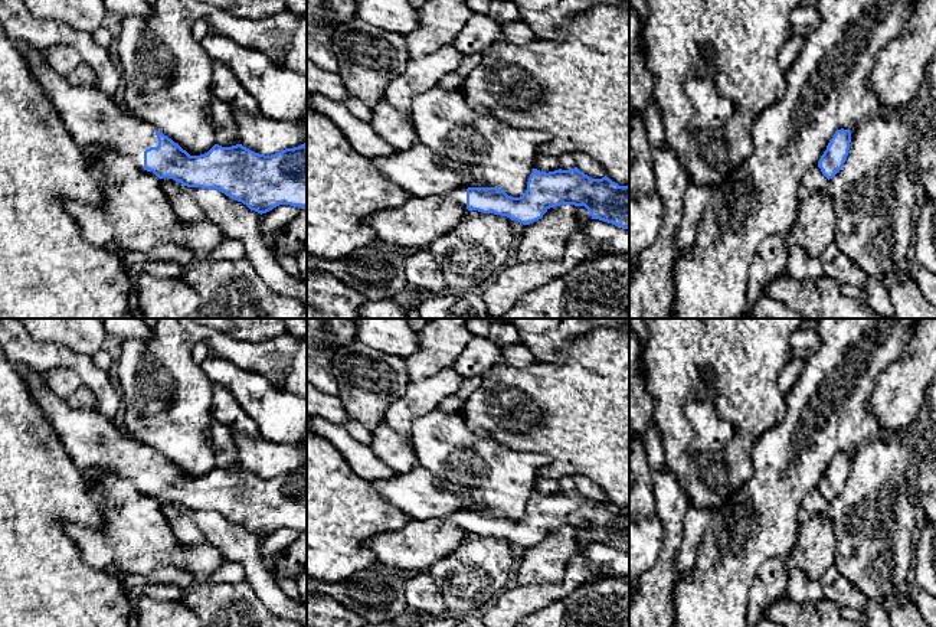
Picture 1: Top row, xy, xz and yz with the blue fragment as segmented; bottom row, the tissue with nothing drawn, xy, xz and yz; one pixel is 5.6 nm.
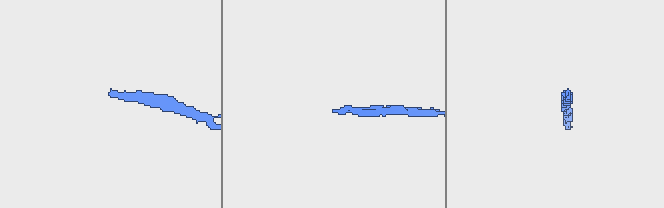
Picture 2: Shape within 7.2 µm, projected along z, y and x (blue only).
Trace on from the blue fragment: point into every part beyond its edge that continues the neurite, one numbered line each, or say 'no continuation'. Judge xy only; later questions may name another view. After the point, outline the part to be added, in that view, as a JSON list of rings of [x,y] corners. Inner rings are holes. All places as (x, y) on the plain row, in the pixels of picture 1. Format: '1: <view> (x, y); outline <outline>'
1: xy (91, 440); outline [[[29,365],[14,366],[79,470],[104,468],[144,490],[144,474],[158,468],[153,448],[124,435],[111,418],[71,408]]]

